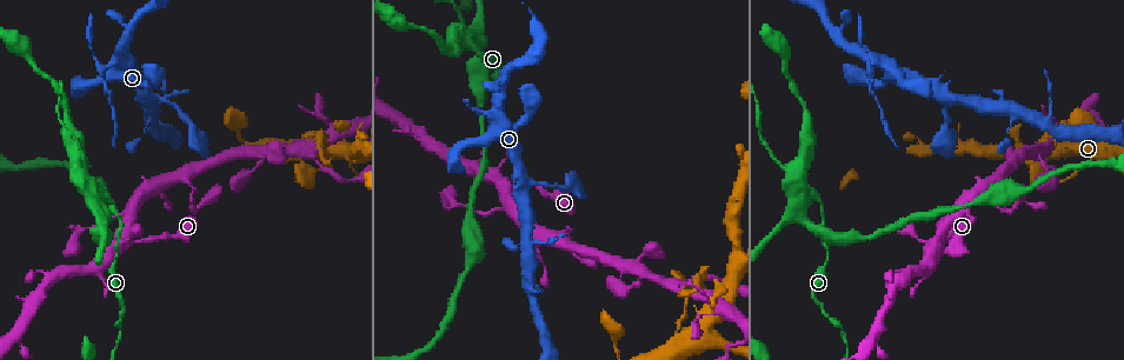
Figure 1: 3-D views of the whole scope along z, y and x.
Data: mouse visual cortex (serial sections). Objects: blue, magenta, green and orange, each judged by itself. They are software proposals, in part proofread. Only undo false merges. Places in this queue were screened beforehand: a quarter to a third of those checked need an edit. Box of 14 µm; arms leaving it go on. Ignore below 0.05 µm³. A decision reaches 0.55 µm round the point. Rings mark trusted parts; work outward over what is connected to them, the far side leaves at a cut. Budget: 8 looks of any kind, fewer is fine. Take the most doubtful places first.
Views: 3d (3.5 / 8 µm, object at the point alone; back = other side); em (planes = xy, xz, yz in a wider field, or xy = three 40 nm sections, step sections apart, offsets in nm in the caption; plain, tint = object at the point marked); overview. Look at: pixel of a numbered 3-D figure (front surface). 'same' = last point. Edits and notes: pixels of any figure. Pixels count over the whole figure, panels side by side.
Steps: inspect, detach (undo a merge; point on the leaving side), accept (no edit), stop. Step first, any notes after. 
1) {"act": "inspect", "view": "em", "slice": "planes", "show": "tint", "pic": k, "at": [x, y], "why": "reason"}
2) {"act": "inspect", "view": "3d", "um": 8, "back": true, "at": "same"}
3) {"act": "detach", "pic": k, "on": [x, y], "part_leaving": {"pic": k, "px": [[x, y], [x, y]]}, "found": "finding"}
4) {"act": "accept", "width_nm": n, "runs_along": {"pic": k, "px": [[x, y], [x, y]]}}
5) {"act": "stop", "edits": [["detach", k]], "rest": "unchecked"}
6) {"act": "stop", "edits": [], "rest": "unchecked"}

{"act": "inspect", "view": "3d", "um": 3.5, "pic": 1, "at": [680, 325], "why": "sharp bend"}

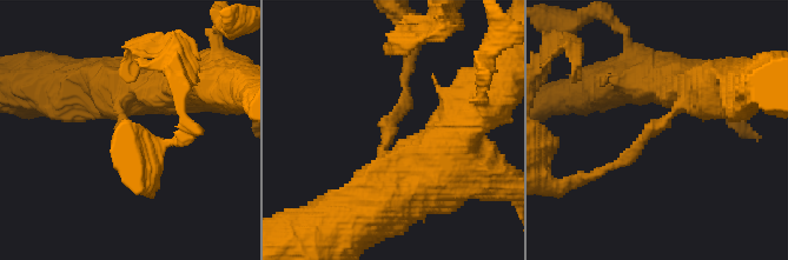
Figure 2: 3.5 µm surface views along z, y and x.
{"act": "inspect", "view": "em", "slice": "xy", "step": 5, "show": "plain", "pic": 2, "at": [122, 118], "arm_widths_nm": [150, 600], "why": "shape alone is not enough"}

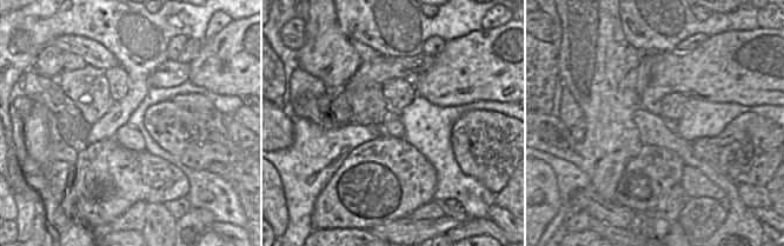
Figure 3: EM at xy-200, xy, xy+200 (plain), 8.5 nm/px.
{"act": "inspect", "view": "em", "slice": "xy", "step": 5, "show": "tint", "at": "same"}

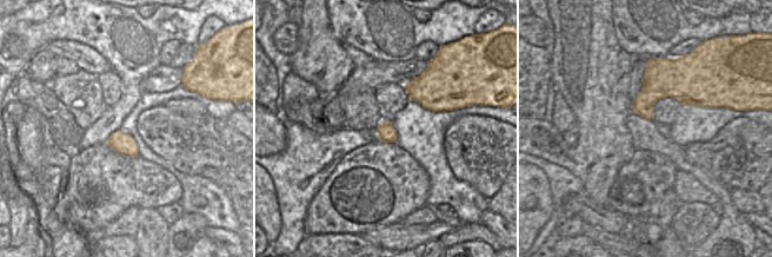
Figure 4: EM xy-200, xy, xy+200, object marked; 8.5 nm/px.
{"act": "accept", "runs_along": {"pic": 2, "px": [[712, 90], [607, 168]]}, "found": "one cell here"}

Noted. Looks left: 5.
{"act": "inspect", "view": "3d", "um": 3.5, "pic": 1, "at": [476, 110], "why": "abrupt turn"}

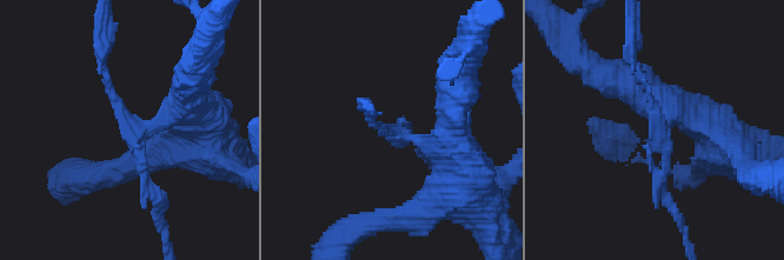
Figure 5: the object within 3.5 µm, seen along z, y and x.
{"act": "inspect", "view": "em", "slice": "planes", "show": "tint", "pic": 5, "at": [136, 143], "why": "now the EM"}

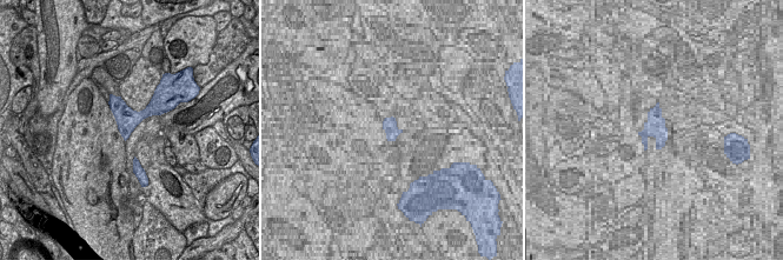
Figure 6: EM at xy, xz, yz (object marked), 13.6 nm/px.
{"act": "detach", "pic": 5, "on": [660, 175], "part_leaving": {"pic": 5, "px": [[663, 128], [663, 193], [680, 225]]}, "found": "two cells meet here"}

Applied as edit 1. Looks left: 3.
{"act": "inspect", "view": "3d", "um": 3.5, "pic": 1, "at": [724, 308], "why": "a narrow waist"}

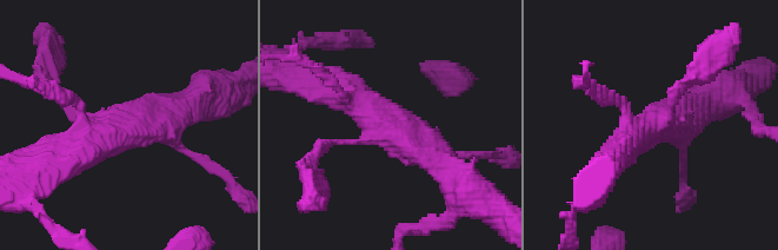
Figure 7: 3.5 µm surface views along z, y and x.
{"act": "inspect", "view": "em", "slice": "xy", "step": 2, "show": "tint", "pic": 7, "at": [120, 128], "arms": 4, "arm_widths_nm": [100, 200, 400, 450], "why": "need the tissue"}

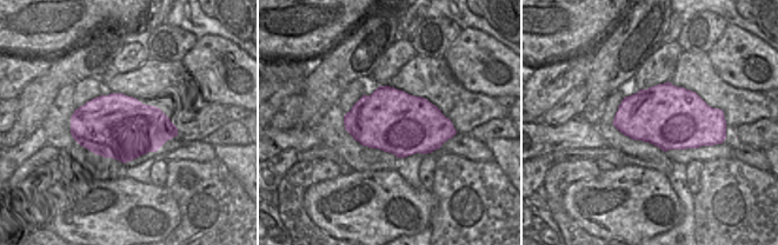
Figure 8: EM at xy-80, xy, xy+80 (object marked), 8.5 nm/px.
{"act": "accept", "width_nm": 550, "runs_along": {"pic": 7, "px": [[323, 85], [378, 112], [446, 166]]}, "found": "one cell here"}

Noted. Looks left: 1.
{"act": "stop", "edits": [["detach", 5]], "rest": "unchecked"}

